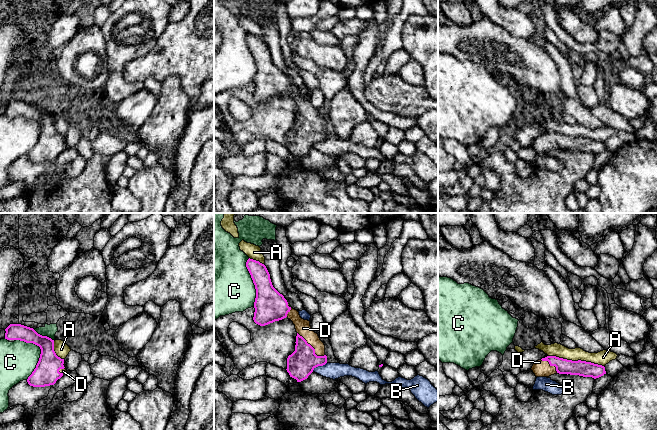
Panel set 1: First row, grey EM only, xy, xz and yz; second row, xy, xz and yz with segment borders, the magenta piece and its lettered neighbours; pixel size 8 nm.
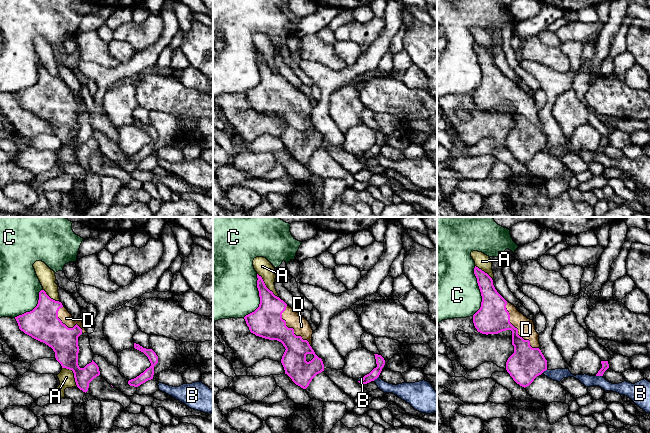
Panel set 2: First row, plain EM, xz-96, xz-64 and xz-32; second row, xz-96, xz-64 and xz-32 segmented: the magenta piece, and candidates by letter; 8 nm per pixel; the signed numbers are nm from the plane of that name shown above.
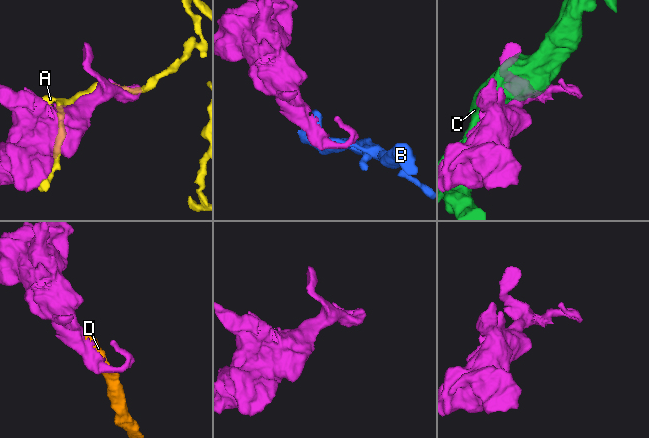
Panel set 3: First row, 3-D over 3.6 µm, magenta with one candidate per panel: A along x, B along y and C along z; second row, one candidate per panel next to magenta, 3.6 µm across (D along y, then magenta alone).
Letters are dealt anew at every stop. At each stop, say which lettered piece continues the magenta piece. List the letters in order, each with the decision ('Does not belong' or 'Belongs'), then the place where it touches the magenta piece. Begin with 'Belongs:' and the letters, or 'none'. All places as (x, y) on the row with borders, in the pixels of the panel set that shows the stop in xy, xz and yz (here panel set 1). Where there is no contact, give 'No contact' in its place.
Belongs: D
A: Does not belong. Touches magenta at yz (576, 361)
B: Does not belong. Touches magenta at xz (319, 365)
C: Does not belong. Touches magenta at xy (41, 352)
D: Belongs. Touches magenta at xz (312, 347)

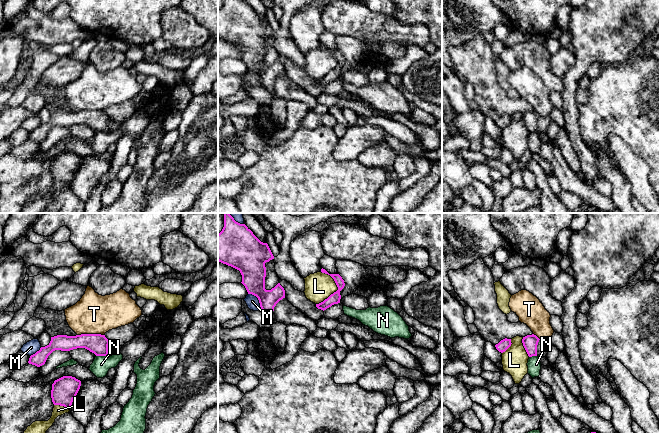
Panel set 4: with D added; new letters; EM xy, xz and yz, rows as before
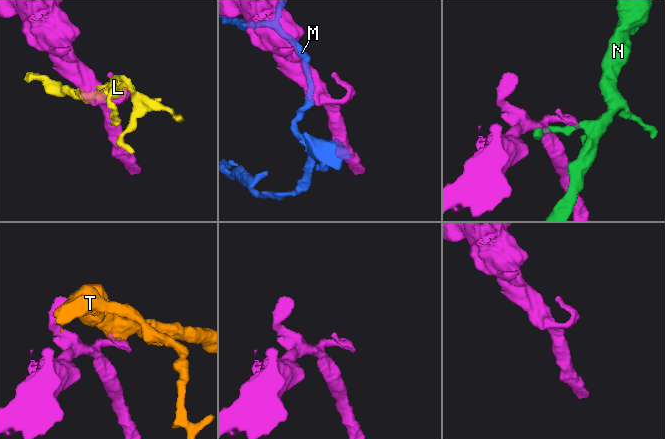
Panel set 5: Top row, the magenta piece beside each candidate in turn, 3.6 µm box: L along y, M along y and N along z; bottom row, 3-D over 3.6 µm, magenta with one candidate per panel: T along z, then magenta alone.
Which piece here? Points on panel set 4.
Belongs: none
L: Does not belong. Touches magenta at xz (338, 289)
M: Does not belong. Touches magenta at xz (258, 299)
N: Does not belong. Touches magenta at xy (102, 355)
T: Does not belong. Touches magenta at xy (90, 334)

